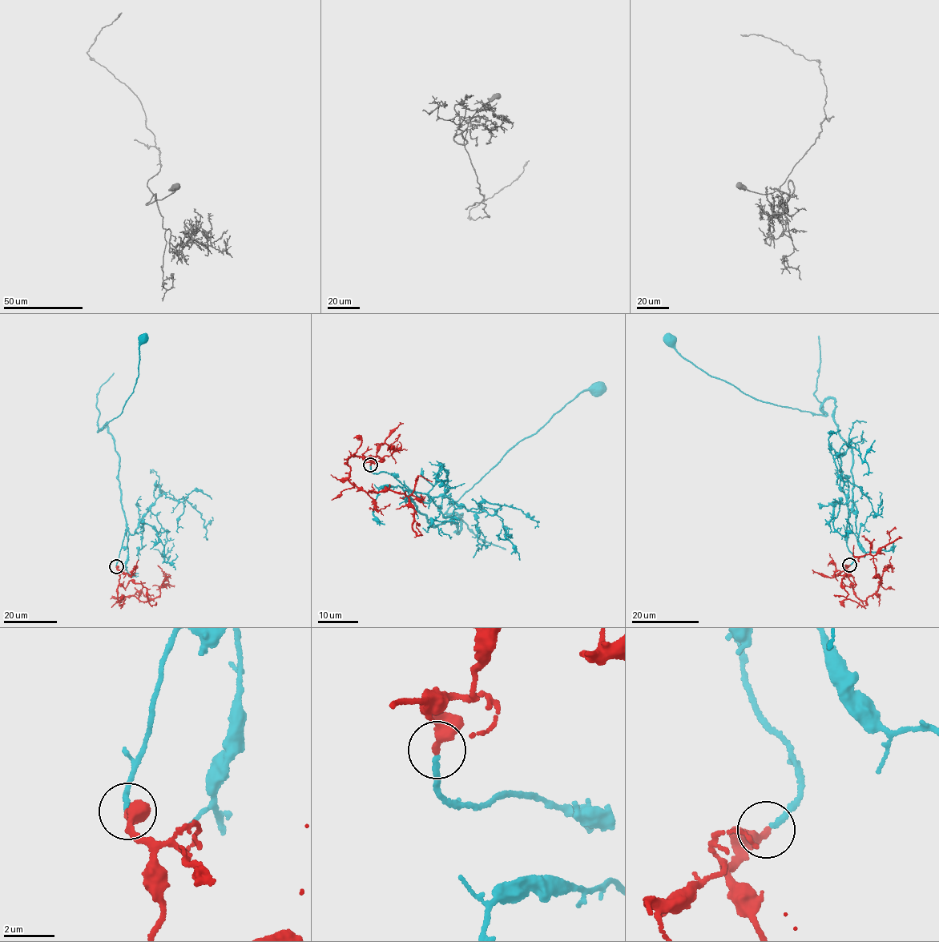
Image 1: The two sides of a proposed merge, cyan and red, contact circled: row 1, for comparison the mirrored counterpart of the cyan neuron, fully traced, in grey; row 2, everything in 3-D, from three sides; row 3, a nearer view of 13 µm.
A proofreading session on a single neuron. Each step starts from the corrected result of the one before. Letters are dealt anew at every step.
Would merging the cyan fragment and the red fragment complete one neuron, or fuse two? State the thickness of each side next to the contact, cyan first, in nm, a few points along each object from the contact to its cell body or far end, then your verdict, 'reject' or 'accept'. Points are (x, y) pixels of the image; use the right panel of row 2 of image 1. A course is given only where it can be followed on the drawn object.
200 nm thick on the cyan side, 280 nm on the other; cyan runs (850, 565), (852, 447), (834, 421), (835, 400), (820, 414), (759, 401), (687, 361), (671, 341); red runs (849, 565), (845, 574), (853, 593), (866, 600), (881, 581), (873, 557), (889, 541), (888, 531), (896, 529); accept

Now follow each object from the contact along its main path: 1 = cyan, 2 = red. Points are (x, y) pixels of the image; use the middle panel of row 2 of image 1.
1: (370, 465), (405, 486), (435, 528), (453, 522), (458, 533), (457, 514), (447, 510), (505, 452), (597, 389)
2: (370, 464), (370, 455), (354, 454), (348, 458), (349, 481), (366, 492), (390, 489), (407, 496), (421, 535)

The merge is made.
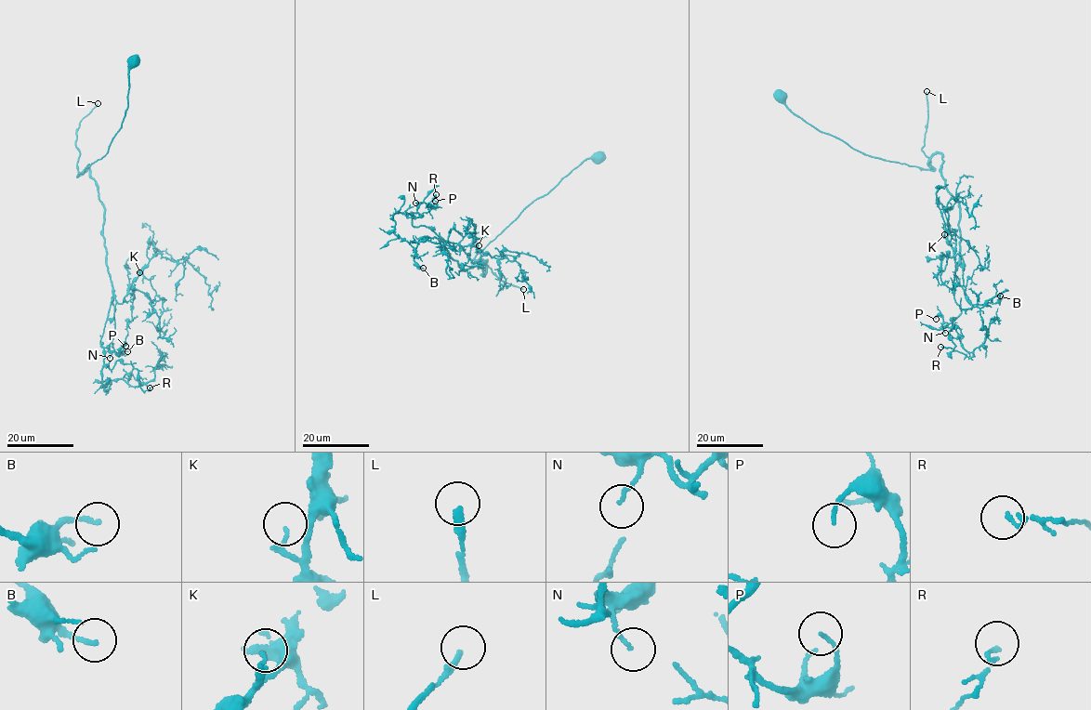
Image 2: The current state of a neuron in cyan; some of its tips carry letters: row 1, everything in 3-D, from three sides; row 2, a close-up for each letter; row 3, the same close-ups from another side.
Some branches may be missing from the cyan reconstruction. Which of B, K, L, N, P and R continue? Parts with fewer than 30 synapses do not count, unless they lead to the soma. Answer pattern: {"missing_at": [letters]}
{"missing_at": ["K", "L"]}

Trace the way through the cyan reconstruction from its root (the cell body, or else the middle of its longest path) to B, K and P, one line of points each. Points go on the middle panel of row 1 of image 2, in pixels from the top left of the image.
B: (598, 157), (479, 251), (484, 276), (476, 265), (461, 269), (440, 237), (418, 240), (414, 260), (423, 268)
K: (598, 157), (479, 251), (484, 276), (476, 265), (464, 270), (442, 246), (479, 245)
P: (598, 157), (479, 251), (484, 276), (476, 265), (461, 269), (430, 229), (412, 225), (419, 204), (435, 201)

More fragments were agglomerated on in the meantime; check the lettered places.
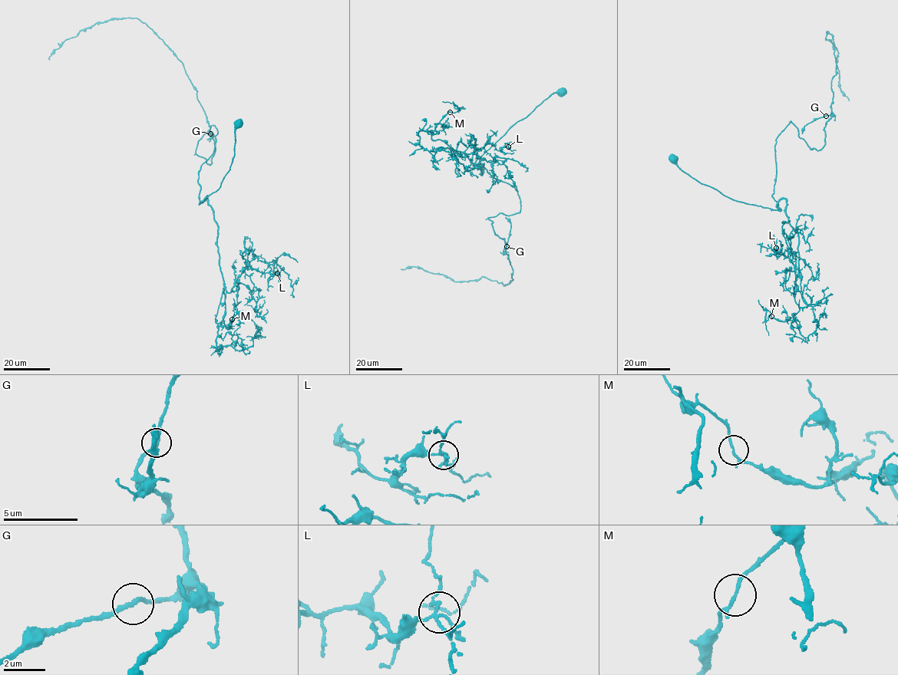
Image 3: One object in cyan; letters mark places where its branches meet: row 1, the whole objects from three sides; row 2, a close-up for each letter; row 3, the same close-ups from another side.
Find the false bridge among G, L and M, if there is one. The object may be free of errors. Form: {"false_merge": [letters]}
{"false_merge": ["M"]}

